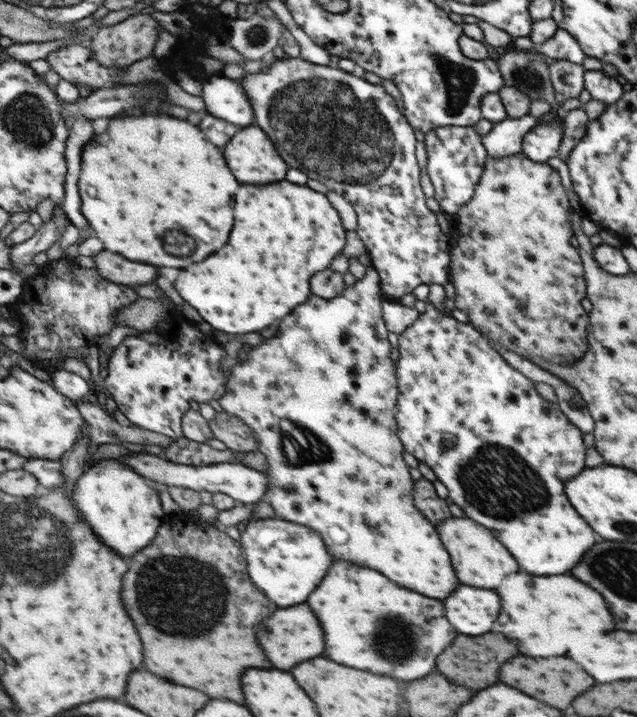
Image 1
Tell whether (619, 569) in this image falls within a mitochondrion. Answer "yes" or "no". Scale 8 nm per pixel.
yes

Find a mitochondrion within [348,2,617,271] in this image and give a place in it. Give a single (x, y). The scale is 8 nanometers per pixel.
(459, 80)

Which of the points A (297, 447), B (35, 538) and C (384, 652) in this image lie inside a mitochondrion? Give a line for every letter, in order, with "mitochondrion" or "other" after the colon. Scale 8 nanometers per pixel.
A: mitochondrion
B: mitochondrion
C: mitochondrion

